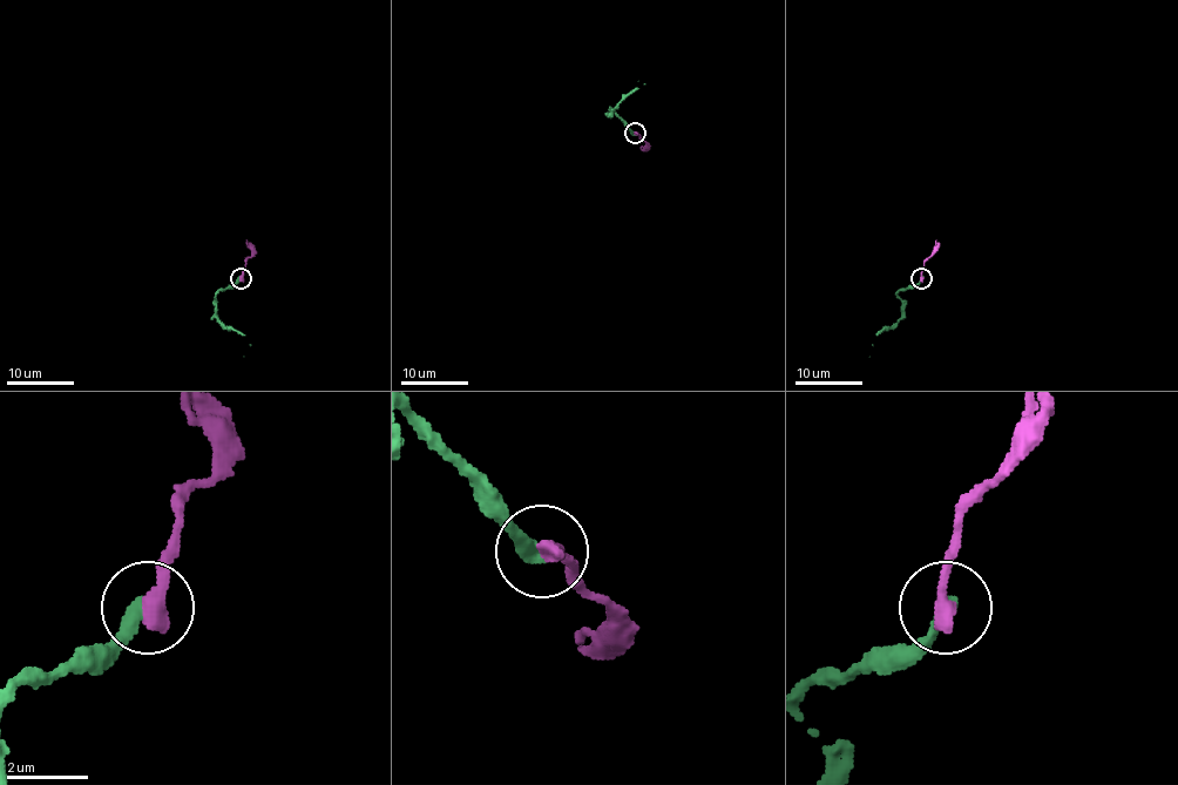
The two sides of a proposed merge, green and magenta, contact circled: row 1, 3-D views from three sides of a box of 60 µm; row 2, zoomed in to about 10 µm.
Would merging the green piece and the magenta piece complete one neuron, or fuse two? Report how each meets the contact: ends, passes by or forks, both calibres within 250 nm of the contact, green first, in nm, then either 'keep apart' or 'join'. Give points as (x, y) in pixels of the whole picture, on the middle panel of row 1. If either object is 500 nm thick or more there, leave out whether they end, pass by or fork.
green ends there; magenta ends there; 340 nm thick on the green side, 440 nm on the other; keep apart

